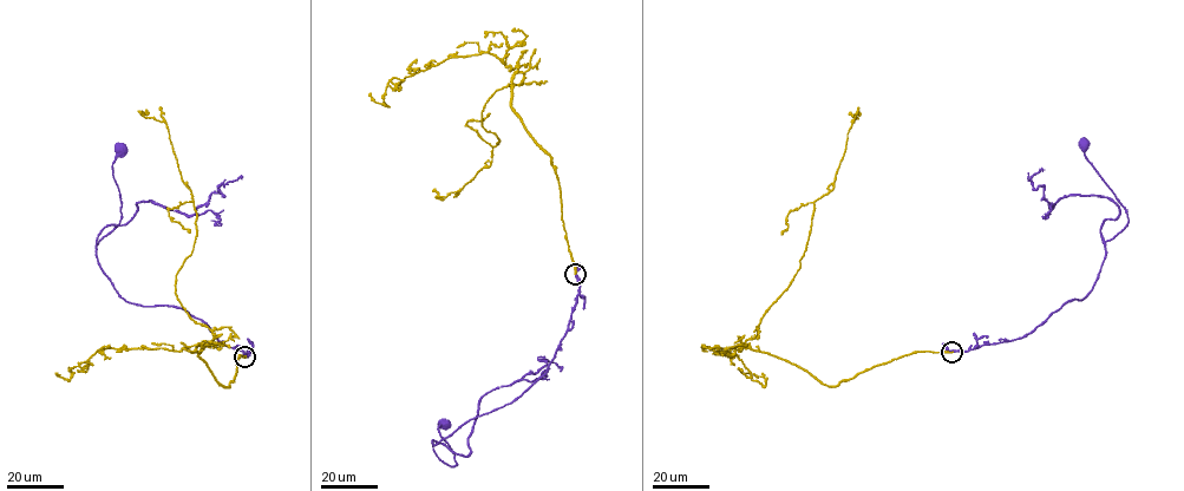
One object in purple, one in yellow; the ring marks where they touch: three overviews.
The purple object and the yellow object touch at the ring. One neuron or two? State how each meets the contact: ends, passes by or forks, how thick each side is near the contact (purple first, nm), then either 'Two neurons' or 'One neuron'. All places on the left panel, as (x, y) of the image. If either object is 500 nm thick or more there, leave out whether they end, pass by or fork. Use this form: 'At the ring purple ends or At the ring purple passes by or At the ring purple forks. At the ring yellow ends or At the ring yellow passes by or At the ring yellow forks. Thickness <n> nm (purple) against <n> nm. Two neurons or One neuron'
At the ring purple passes by. At the ring yellow ends. Thickness 400 nm (purple) against 320 nm. One neuron

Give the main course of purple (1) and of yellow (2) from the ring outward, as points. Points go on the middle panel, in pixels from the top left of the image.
1: (575, 274), (577, 300), (547, 372), (511, 403), (433, 445), (453, 466), (443, 425)
2: (575, 274), (550, 156), (511, 105), (521, 72), (482, 112), (499, 139), (491, 163), (436, 196), (444, 200)

